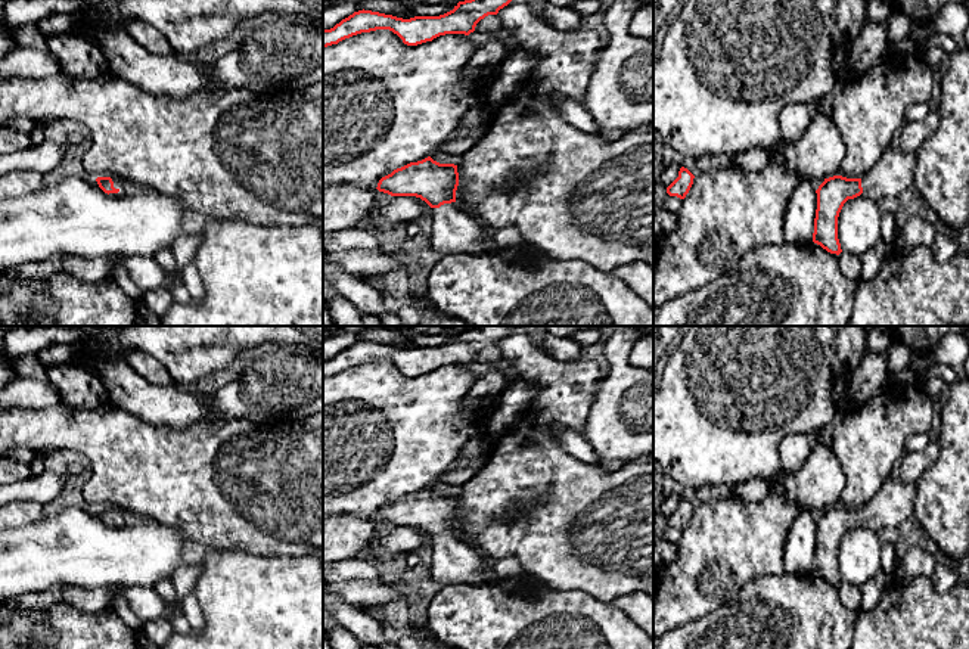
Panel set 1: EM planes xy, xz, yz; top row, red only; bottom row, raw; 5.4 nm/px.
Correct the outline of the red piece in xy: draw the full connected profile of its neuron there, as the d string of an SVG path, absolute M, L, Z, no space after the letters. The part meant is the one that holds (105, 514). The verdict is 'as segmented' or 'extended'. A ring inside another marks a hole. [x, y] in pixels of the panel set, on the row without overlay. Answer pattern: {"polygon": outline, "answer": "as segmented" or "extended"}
{"polygon": "M97 507L99 518L111 527L127 525L127 513L118 507Z", "answer": "extended"}

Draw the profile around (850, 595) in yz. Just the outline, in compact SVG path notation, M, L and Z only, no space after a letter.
M842 581L839 584L839 597L848 609L854 612L860 611L860 605L861 605L861 589L860 587L855 587L850 583Z

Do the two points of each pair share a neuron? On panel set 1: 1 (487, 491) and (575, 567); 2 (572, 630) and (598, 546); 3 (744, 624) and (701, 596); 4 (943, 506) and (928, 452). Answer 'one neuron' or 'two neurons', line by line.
1: one neuron
2: two neurons
3: two neurons
4: two neurons

